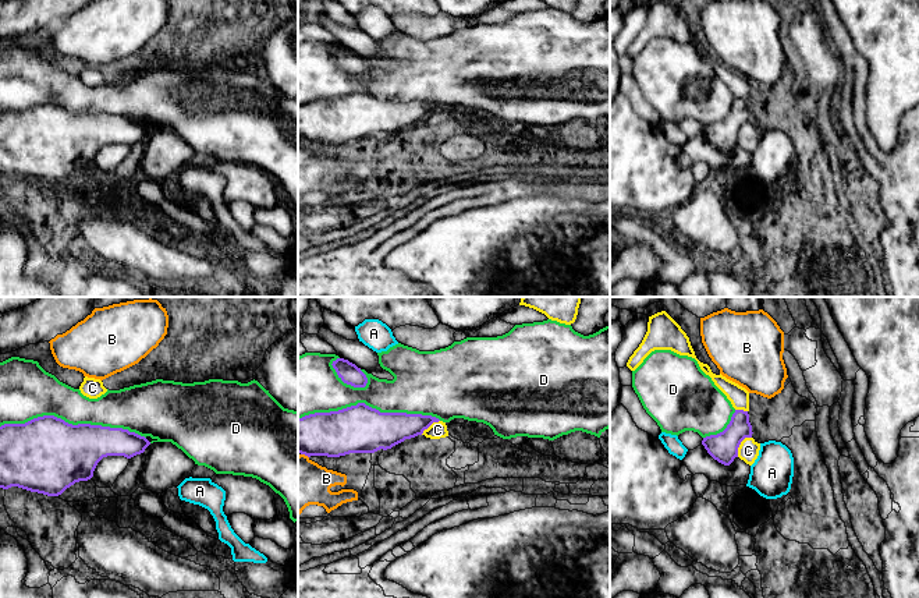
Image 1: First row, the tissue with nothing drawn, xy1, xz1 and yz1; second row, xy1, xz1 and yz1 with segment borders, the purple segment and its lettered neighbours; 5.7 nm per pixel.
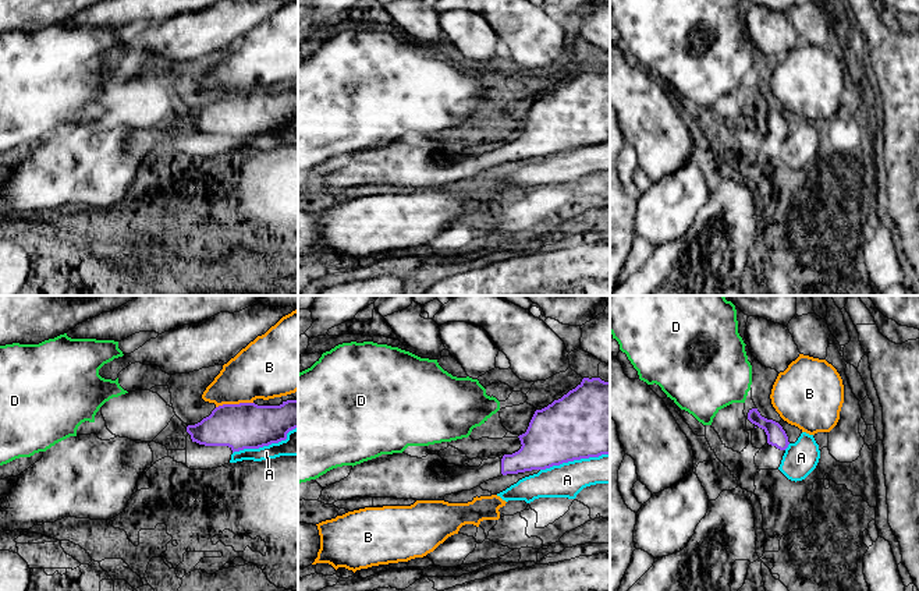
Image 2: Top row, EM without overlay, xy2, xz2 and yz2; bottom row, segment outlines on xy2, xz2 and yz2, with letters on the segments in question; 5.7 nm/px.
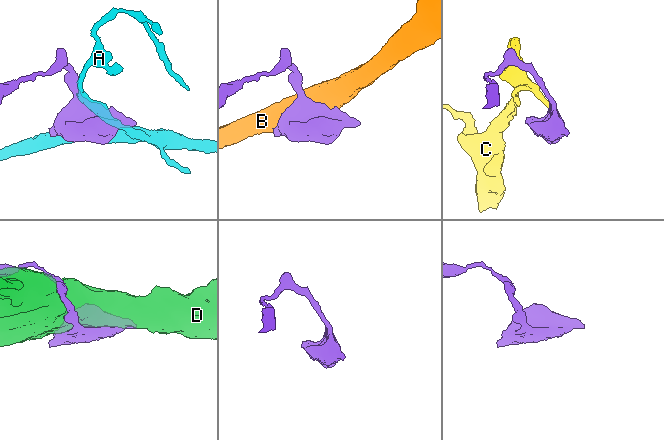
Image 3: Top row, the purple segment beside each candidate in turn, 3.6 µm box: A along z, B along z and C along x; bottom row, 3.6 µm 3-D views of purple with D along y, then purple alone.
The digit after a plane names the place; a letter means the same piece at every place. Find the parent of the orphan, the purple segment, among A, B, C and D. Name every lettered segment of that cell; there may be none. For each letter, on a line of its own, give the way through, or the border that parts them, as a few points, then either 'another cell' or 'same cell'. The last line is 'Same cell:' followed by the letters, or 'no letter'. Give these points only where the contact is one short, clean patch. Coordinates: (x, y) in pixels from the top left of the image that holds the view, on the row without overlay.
A: another cell
B: another cell
C: another cell
D: another cell
Same cell: no letter

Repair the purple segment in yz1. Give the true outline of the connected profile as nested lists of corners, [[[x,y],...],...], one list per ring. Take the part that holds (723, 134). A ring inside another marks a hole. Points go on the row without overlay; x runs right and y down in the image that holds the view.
[[[735,98],[727,116],[717,121],[703,125],[702,132],[707,141],[724,153],[730,153],[738,145],[738,135],[745,125],[752,125],[749,102]]]

